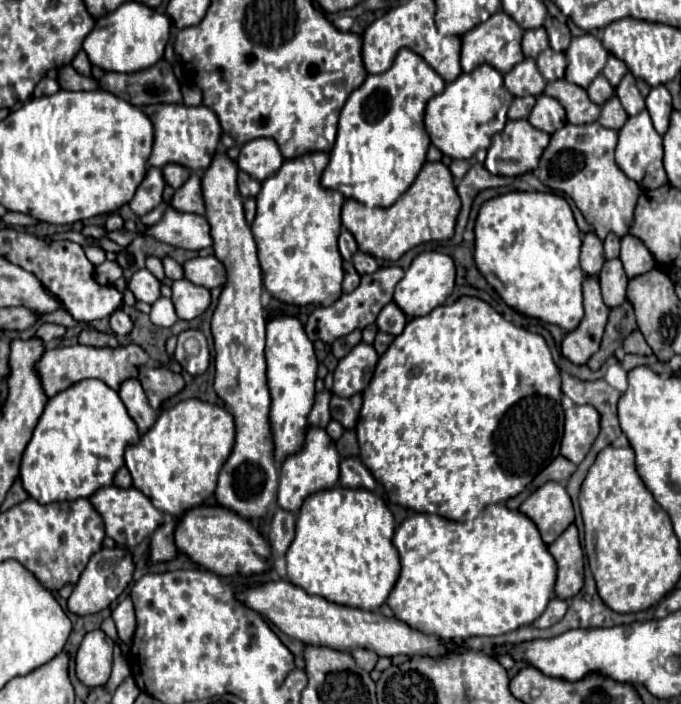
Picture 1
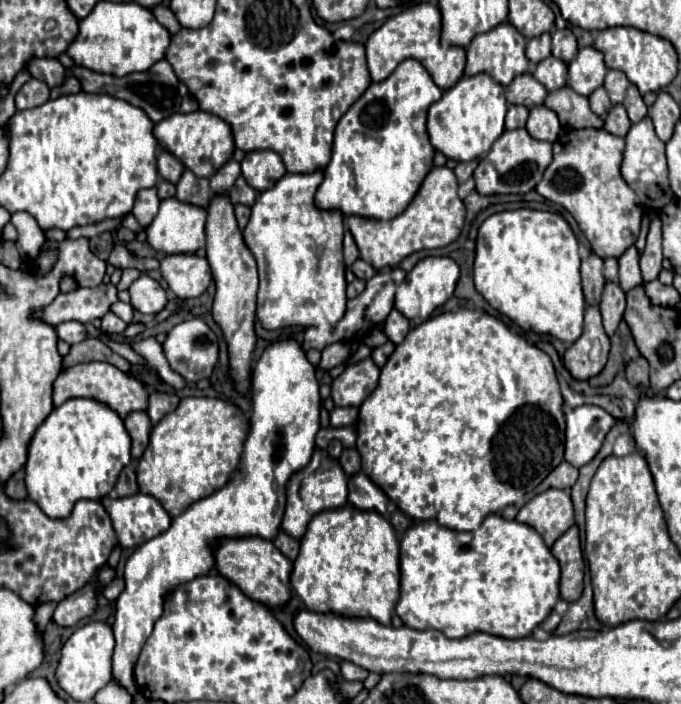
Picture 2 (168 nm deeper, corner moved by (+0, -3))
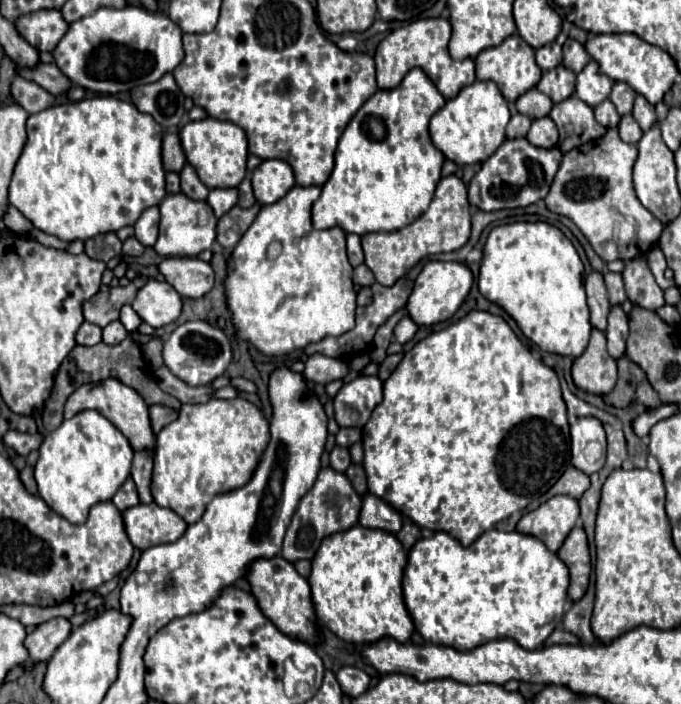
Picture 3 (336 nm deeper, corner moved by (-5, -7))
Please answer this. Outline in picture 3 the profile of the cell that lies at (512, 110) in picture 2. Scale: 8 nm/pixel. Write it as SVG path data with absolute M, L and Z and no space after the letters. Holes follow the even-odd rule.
M515 113L515 115L511 117L511 121L507 124L506 137L508 139L526 137L529 127L531 127L531 119L529 119L527 115Z

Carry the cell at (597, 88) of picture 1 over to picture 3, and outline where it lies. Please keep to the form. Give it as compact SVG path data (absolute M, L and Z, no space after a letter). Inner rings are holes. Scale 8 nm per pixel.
M605 99L603 103L599 103L599 105L595 107L595 119L597 119L597 123L603 125L605 129L615 129L615 127L619 125L619 119L621 119L621 117L619 117L615 105L613 105L609 99Z

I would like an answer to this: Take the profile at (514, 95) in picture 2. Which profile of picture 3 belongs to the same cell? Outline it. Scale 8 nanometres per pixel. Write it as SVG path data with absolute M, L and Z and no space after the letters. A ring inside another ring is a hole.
M533 87L515 101L515 107L517 107L519 113L523 113L531 119L539 119L539 117L549 115L549 111L553 107L553 101L547 95L543 95L539 89Z

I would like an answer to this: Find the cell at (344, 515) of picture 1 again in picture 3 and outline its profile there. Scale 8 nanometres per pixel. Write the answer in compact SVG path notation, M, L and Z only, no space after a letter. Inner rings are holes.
M355 525L349 531L325 537L309 577L317 617L351 645L371 645L385 637L407 643L415 627L401 589L405 565L407 551L391 533Z

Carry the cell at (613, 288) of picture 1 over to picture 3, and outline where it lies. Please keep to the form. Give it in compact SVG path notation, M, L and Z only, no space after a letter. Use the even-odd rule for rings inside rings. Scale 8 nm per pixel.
M613 307L609 313L609 327L605 331L607 335L607 351L613 359L623 357L625 353L625 341L629 335L629 319L621 307Z

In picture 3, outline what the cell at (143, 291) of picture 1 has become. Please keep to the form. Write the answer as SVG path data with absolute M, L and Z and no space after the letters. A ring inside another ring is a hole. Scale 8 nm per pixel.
M151 279L145 287L137 291L133 309L137 315L149 323L153 329L175 323L181 315L181 297L169 283L159 283Z

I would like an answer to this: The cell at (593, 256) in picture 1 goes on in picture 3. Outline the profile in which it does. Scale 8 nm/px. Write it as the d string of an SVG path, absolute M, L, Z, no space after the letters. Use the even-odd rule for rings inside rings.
M593 271L585 279L585 291L587 291L587 303L591 309L591 325L599 331L605 331L607 327L607 315L611 311L609 299L607 299L607 289L603 283L603 275Z

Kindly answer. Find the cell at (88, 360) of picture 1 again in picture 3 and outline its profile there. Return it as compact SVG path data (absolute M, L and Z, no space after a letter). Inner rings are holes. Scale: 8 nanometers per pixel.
M105 379L105 383L101 385L81 385L65 403L65 419L85 411L85 409L93 409L99 411L103 417L107 417L129 441L129 445L133 449L151 449L155 447L155 433L151 431L151 423L149 423L149 413L147 413L147 405L141 399L141 395L137 391L133 391L131 387L123 385L117 379Z

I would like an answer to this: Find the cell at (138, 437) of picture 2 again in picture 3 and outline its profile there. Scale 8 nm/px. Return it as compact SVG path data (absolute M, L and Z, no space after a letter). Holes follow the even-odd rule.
M137 451L133 457L133 471L131 479L135 481L139 489L139 501L141 503L151 503L151 471L153 471L153 457L145 451Z

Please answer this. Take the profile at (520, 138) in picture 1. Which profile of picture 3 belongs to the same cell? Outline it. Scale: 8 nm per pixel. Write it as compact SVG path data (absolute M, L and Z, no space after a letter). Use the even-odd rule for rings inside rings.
M507 139L483 165L481 171L469 181L469 203L483 211L517 209L527 207L547 197L551 181L559 169L563 153L553 149L541 149L527 139Z

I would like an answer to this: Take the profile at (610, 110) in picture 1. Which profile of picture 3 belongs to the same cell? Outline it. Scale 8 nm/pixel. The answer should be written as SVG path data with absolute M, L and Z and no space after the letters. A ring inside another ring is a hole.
M631 115L621 117L619 137L621 137L625 143L637 143L641 135L643 135L643 131L641 131L641 127L637 125L637 121L635 121Z

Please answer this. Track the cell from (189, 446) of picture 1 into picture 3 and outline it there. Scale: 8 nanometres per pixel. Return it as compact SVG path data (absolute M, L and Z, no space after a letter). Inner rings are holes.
M241 397L183 405L179 417L157 435L151 485L155 503L173 509L187 523L199 521L215 495L239 489L251 479L269 437L269 421Z

